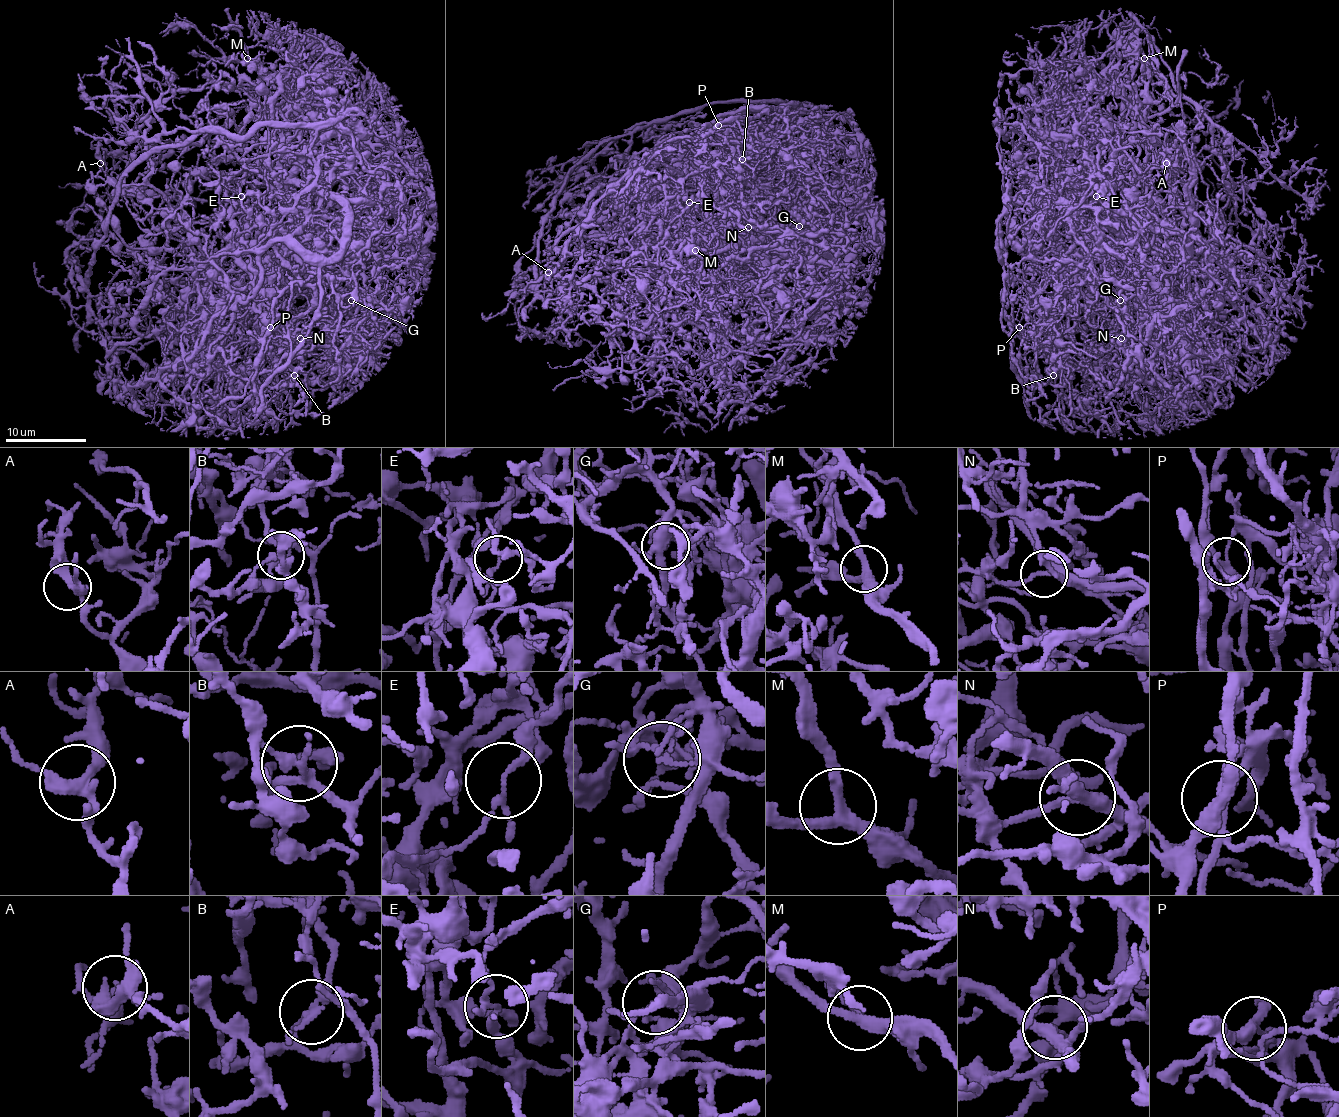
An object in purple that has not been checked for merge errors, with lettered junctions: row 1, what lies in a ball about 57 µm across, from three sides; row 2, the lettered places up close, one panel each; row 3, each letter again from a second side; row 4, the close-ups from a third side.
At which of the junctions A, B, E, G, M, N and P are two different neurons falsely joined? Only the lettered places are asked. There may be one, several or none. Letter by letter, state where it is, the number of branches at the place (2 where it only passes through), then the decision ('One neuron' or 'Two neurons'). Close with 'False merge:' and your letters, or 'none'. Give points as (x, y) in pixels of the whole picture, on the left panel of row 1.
A: Place: (100, 163). Branches: 3. One neuron
B: Place: (294, 375). Branches: 4. Two neurons
E: Place: (241, 196). Branches: 3. Two neurons
G: Place: (351, 300). Branches: 4. Two neurons
M: Place: (247, 58). Branches: 3. One neuron
N: Place: (300, 338). Branches: 3. Two neurons
P: Place: (270, 327). Branches: 3. Two neurons
False merge: B, E, G, N, P

